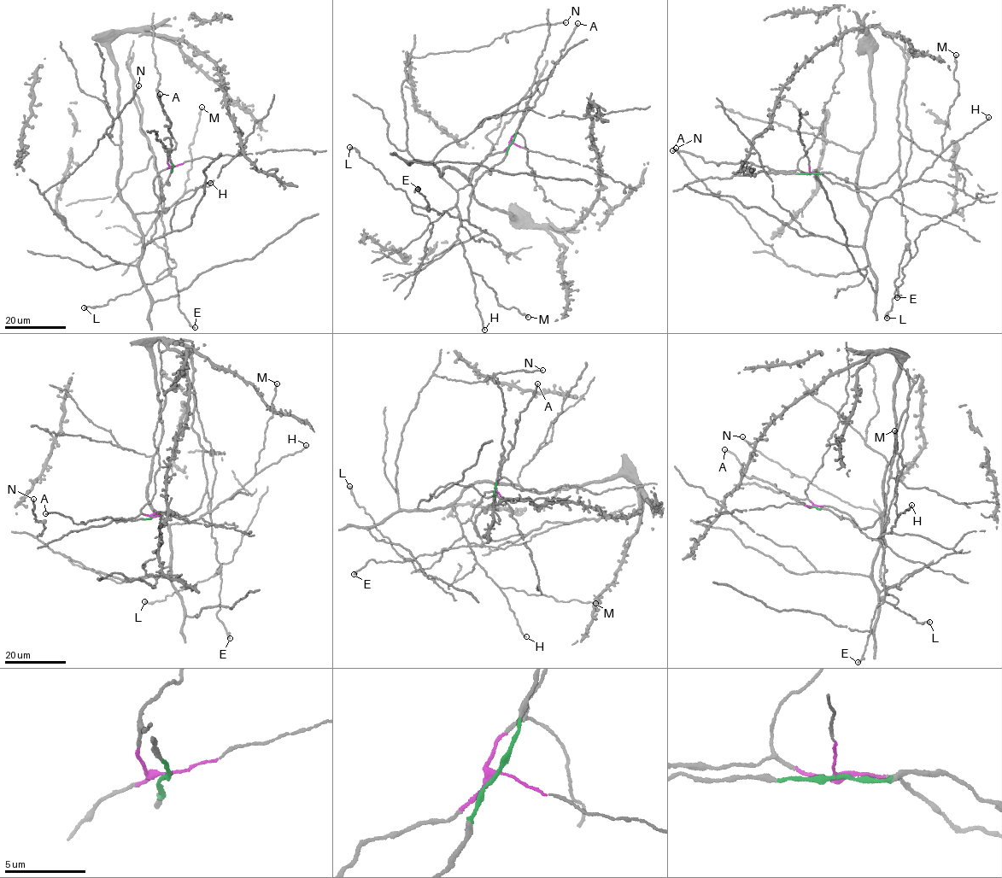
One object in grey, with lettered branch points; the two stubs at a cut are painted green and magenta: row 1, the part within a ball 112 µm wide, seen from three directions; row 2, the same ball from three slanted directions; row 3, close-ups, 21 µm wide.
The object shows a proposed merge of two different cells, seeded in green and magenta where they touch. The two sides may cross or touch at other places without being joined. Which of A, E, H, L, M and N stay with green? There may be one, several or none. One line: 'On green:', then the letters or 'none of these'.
On green: E, L

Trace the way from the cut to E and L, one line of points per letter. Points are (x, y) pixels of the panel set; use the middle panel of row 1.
E: (512, 143), (501, 160), (481, 176), (471, 192), (466, 220), (431, 207), (427, 210), (429, 203), (418, 189)
L: (512, 143), (501, 160), (481, 176), (471, 192), (468, 219), (463, 220), (418, 207), (349, 147)

